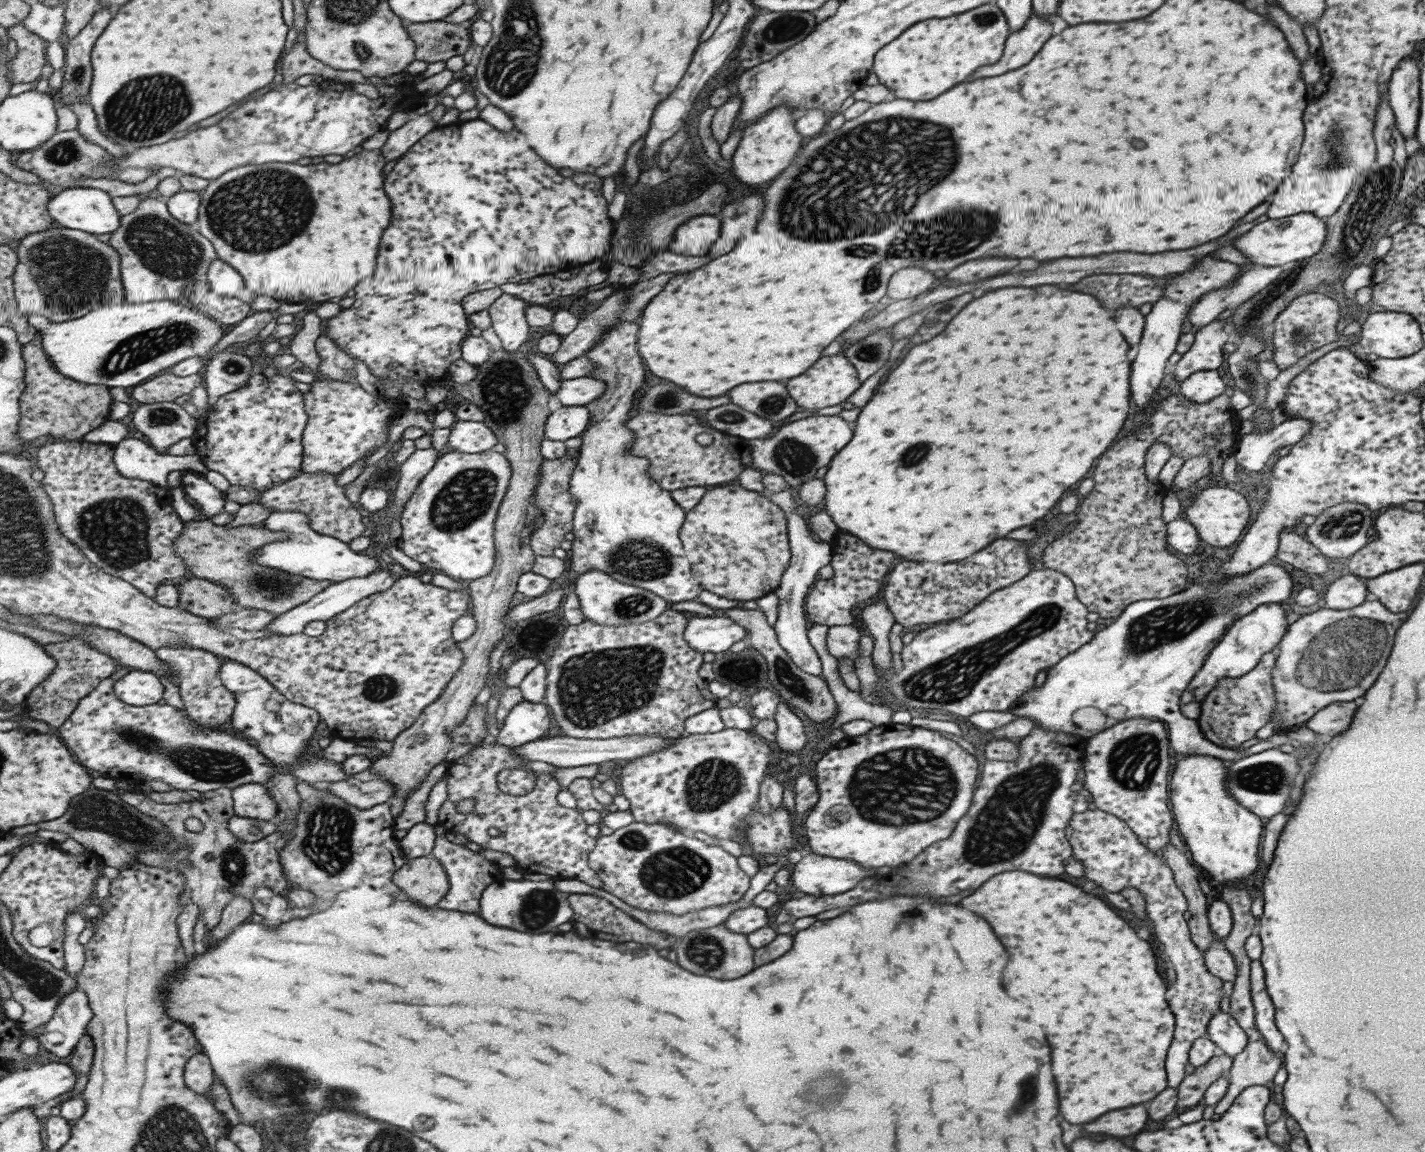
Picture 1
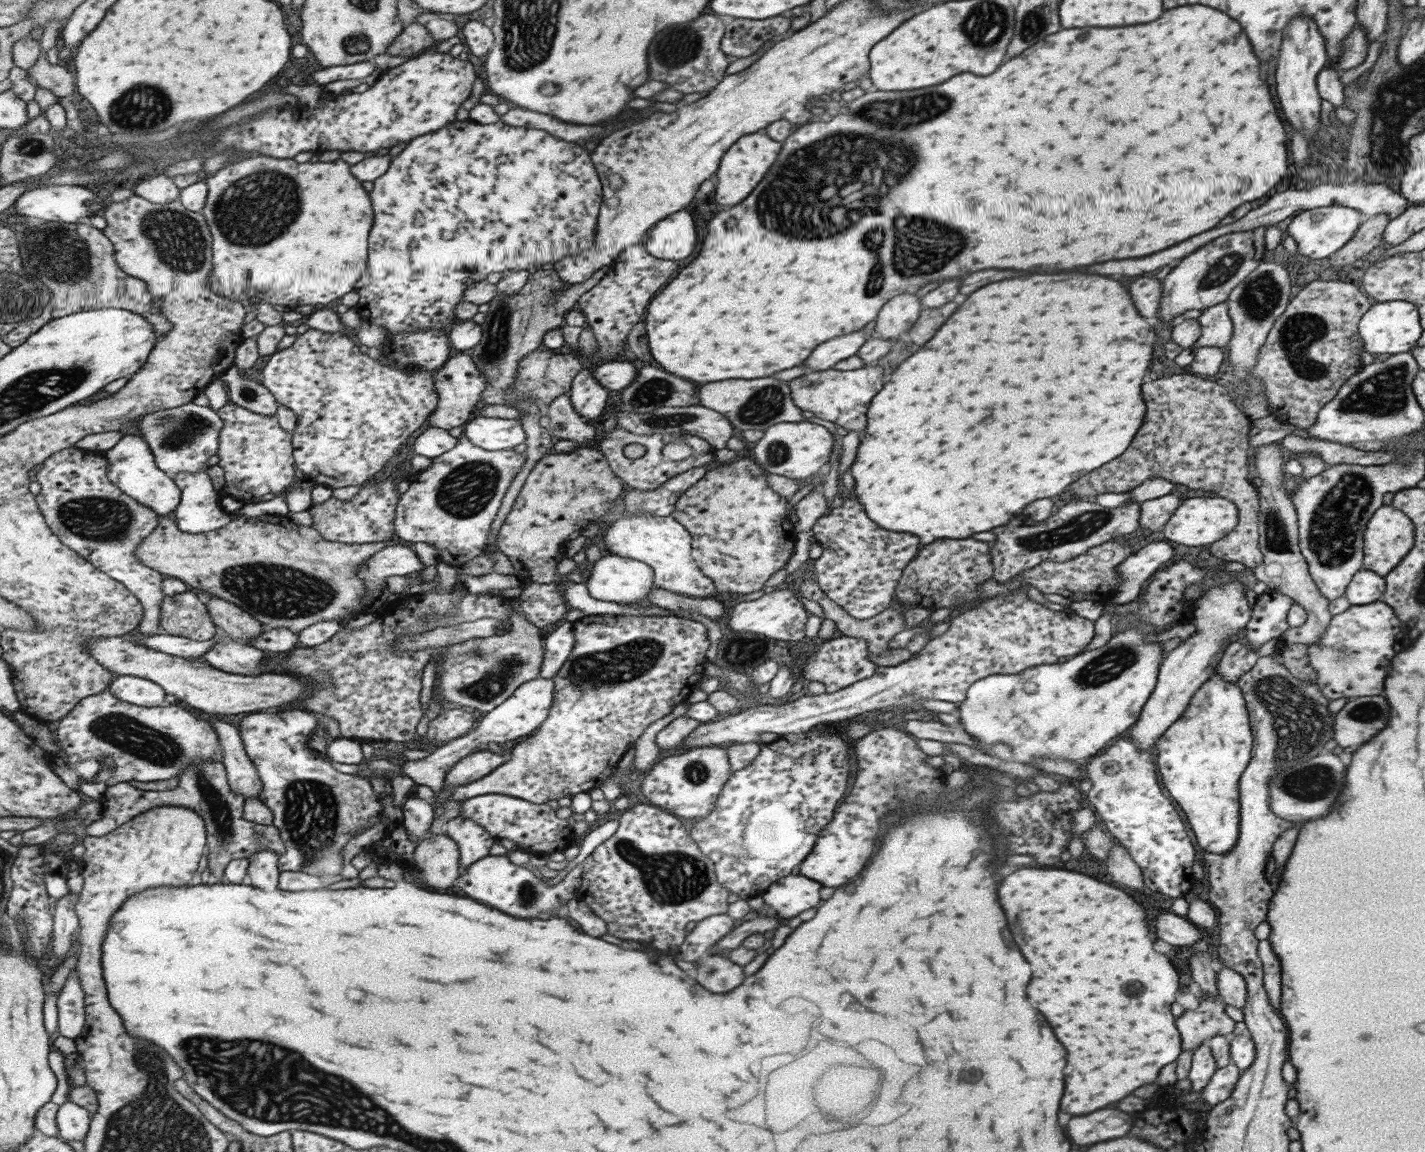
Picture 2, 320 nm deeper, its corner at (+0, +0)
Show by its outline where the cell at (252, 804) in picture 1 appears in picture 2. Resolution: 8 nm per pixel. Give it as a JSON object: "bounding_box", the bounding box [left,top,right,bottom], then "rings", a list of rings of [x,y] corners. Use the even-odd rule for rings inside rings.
{"bounding_box":[211,720,263,798],"rings":[[[214,720],[211,723],[224,752],[223,761],[233,790],[245,798],[260,797],[263,794],[263,781],[259,776],[258,767],[254,765],[246,751],[241,730],[221,720]]]}

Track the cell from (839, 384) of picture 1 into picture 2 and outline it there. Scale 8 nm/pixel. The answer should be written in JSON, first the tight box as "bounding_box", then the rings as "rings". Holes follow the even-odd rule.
{"bounding_box":[789,366,883,432],"rings":[[[863,366],[855,370],[827,370],[809,372],[789,382],[793,404],[802,411],[811,412],[815,418],[828,420],[847,431],[861,432],[866,423],[866,410],[871,398],[881,390],[883,374],[881,367]]]}

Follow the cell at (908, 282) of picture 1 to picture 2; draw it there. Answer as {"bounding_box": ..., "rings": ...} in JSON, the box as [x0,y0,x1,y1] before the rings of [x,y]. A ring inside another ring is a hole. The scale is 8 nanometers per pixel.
{"bounding_box":[873,292,922,341],"rings":[[[910,292],[890,298],[877,313],[873,335],[895,341],[914,325],[922,308],[921,299]]]}

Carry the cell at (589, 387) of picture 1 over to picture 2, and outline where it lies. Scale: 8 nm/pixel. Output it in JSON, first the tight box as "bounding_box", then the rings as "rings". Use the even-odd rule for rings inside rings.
{"bounding_box":[592,357,637,391],"rings":[[[631,357],[607,361],[595,368],[592,375],[608,391],[621,390],[629,386],[636,377],[637,363]]]}

